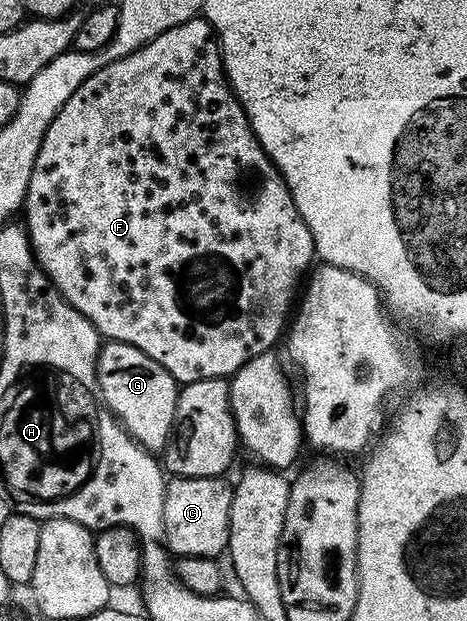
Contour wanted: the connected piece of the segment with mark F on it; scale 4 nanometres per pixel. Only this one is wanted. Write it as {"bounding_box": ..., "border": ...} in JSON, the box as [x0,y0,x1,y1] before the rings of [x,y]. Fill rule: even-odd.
{"bounding_box":[23,18,315,385],"border":[[[194,18],[179,26],[171,26],[171,30],[163,30],[163,34],[159,34],[159,38],[155,38],[151,43],[145,44],[139,50],[135,50],[123,58],[111,61],[95,74],[91,74],[91,78],[87,78],[87,82],[83,82],[83,86],[79,86],[79,90],[75,90],[75,94],[71,94],[71,98],[67,98],[63,110],[59,110],[59,114],[55,114],[51,126],[47,126],[47,130],[43,134],[43,142],[39,146],[35,166],[31,170],[31,182],[27,186],[27,194],[23,205],[24,212],[23,227],[29,233],[29,245],[33,247],[33,254],[37,257],[37,263],[40,264],[50,282],[53,283],[53,287],[61,291],[61,297],[72,308],[79,310],[79,314],[83,314],[83,318],[90,320],[106,341],[118,340],[143,350],[143,354],[147,354],[147,358],[159,362],[159,366],[163,366],[163,370],[167,370],[167,374],[175,377],[178,385],[199,382],[203,378],[232,377],[233,373],[238,372],[251,358],[270,351],[274,347],[273,343],[280,336],[282,339],[283,333],[286,331],[287,321],[290,319],[291,309],[294,307],[295,297],[299,292],[299,285],[306,273],[310,271],[311,265],[314,263],[312,260],[315,260],[311,230],[303,222],[303,218],[291,198],[287,182],[281,177],[281,171],[273,165],[273,161],[261,149],[261,143],[257,140],[257,135],[253,133],[253,128],[249,125],[249,117],[245,115],[245,111],[241,109],[241,103],[237,101],[237,96],[233,93],[233,89],[229,87],[229,81],[226,80],[223,71],[221,46],[217,43],[217,33],[214,32],[208,20],[204,18]]]}

